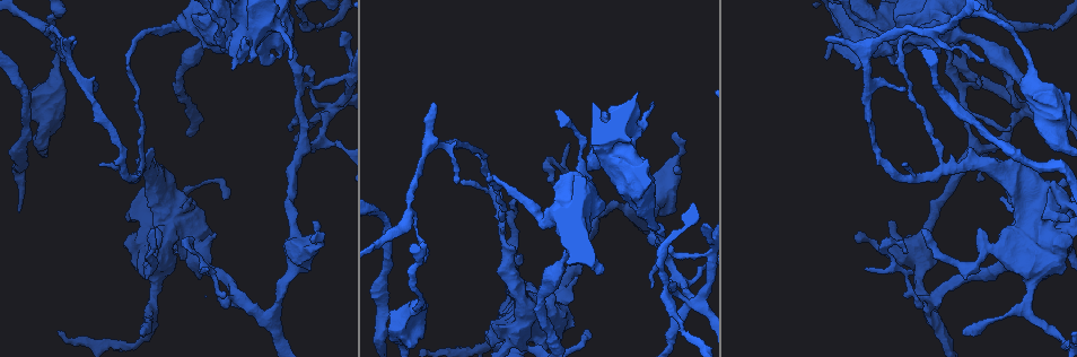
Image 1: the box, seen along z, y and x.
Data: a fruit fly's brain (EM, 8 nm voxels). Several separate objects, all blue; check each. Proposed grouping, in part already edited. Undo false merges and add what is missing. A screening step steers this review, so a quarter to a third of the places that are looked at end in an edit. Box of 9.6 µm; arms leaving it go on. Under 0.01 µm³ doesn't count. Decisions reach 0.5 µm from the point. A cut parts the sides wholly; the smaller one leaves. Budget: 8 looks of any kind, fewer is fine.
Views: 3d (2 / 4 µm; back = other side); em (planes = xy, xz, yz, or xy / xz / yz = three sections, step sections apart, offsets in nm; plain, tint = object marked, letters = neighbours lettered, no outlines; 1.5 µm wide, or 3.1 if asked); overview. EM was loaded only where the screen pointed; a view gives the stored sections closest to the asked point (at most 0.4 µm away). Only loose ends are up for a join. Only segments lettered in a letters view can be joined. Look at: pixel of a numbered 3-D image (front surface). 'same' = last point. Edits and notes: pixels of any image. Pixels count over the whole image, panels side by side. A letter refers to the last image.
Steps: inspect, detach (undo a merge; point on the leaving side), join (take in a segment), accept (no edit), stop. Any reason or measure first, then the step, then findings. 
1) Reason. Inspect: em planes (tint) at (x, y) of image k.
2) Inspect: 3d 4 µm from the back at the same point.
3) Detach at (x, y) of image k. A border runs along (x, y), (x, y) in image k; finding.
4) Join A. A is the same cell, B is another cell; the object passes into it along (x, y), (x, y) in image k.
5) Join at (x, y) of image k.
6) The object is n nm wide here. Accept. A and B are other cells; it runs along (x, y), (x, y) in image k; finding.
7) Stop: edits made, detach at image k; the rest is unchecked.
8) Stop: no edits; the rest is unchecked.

Branch stops here. Inspect: em planes (letters) at (905, 163) of image 1.

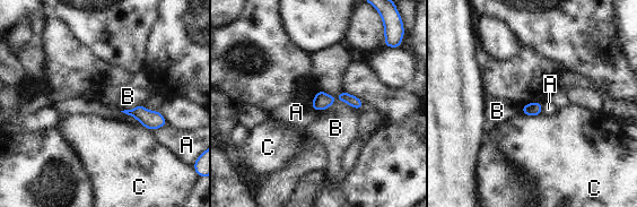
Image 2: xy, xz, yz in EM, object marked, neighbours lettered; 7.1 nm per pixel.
Accept. A, B and C are other cells; it runs along (314, 104), (347, 97), (359, 105) in image 2; no lettered segment goes on from it.

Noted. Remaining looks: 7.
Branch stops here. Inspect: em planes (letters) at (569, 142) of image 1.

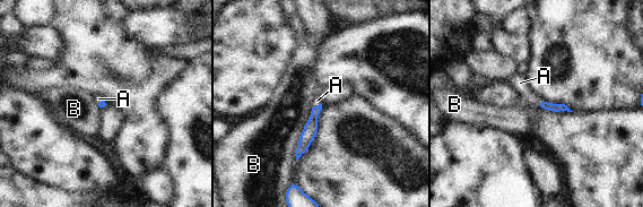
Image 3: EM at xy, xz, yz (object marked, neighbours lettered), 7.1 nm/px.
Join A. A is the same cell, B is another cell; the object passes into it along (307, 135), (319, 104), (316, 101) in image 3; it goes on there.

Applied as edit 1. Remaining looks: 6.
Stop: edits made, join at image 3; the rest is unchecked.

